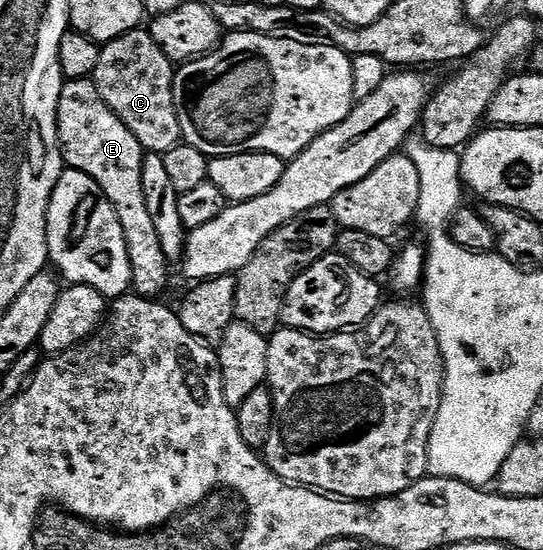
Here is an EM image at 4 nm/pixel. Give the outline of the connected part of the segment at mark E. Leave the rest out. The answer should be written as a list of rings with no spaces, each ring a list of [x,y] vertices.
[[[93,79],[85,80],[66,80],[62,85],[62,93],[60,94],[60,102],[58,103],[58,147],[62,149],[62,158],[66,168],[75,168],[84,174],[88,174],[88,178],[92,178],[92,182],[96,182],[96,186],[100,186],[103,196],[108,198],[108,202],[112,202],[112,206],[116,210],[116,218],[120,218],[120,226],[124,230],[124,242],[128,246],[128,262],[132,266],[132,288],[139,296],[147,298],[161,297],[161,292],[166,288],[166,279],[170,276],[171,261],[167,260],[164,250],[160,246],[160,237],[156,235],[156,226],[152,223],[152,218],[148,214],[148,202],[144,198],[144,182],[142,181],[142,157],[144,149],[140,146],[140,142],[136,142],[136,138],[132,135],[132,130],[128,130],[128,126],[124,126],[124,122],[120,122],[120,118],[116,118],[116,114],[112,114],[112,110],[104,102],[104,98],[100,98],[100,94],[96,90]]]

